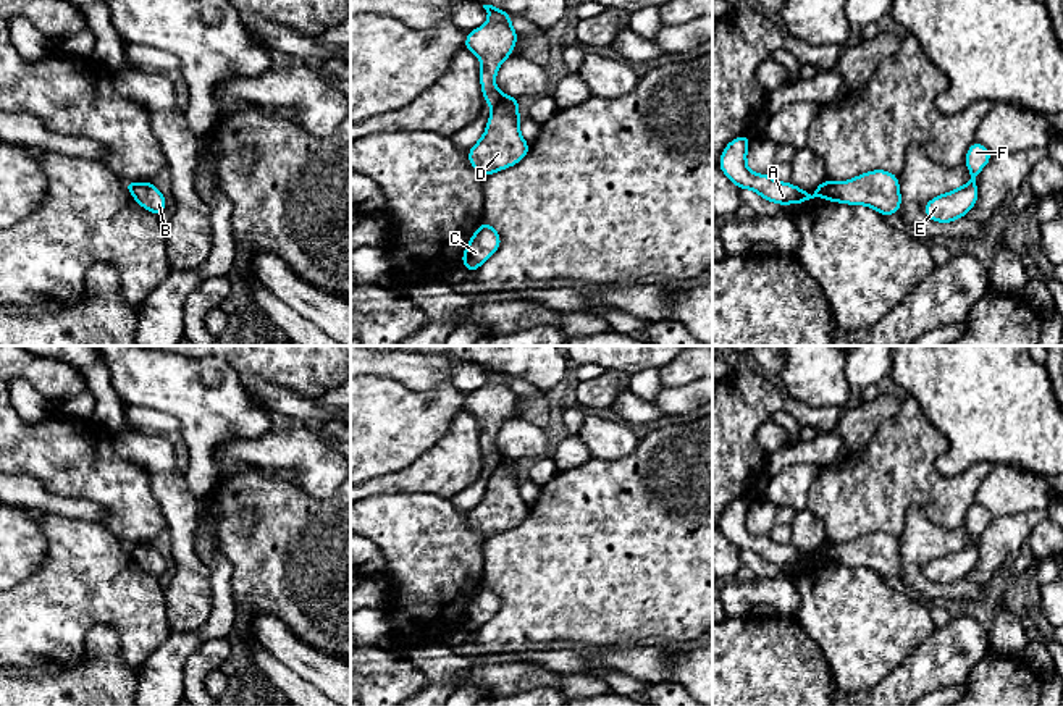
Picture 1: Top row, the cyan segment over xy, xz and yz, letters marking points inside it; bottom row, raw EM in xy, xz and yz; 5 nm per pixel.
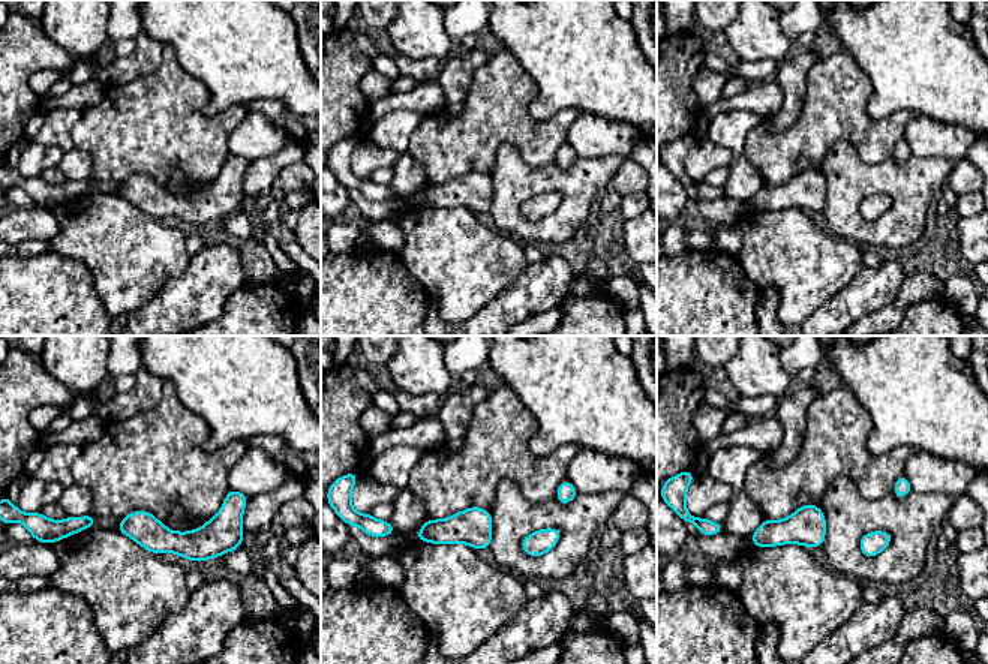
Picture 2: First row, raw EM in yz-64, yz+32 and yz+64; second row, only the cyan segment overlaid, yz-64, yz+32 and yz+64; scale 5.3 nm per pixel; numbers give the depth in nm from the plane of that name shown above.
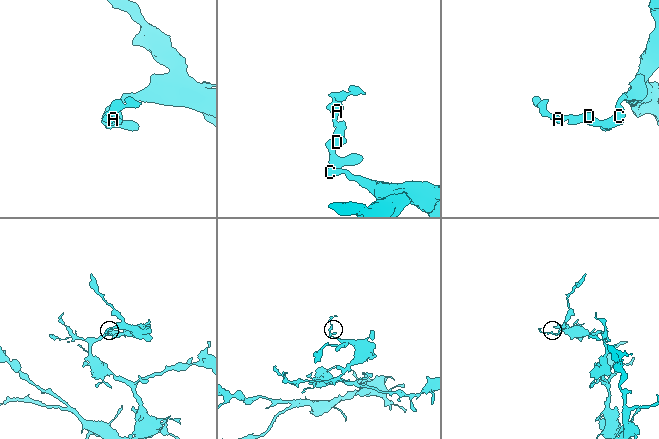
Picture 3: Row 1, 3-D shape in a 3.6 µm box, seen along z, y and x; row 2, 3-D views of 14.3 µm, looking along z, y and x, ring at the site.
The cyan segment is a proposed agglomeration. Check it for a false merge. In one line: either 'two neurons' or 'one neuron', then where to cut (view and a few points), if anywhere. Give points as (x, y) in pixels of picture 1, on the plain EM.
two neurons; cut yz (832, 545), (821, 558)

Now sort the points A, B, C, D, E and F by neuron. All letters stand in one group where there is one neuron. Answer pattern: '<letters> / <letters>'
A / B C D E F

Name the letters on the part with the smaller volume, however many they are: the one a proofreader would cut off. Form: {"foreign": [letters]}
{"foreign": ["A"]}

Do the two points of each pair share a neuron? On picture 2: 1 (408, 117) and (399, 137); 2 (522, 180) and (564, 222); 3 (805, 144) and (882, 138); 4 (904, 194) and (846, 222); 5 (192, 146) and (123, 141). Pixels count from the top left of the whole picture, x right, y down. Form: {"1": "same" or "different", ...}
{"1": "same", "2": "same", "3": "same", "4": "same", "5": "same"}

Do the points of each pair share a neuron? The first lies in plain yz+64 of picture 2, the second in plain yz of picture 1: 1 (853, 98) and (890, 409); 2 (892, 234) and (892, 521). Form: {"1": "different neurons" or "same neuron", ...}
{"1": "different neurons", "2": "different neurons"}

